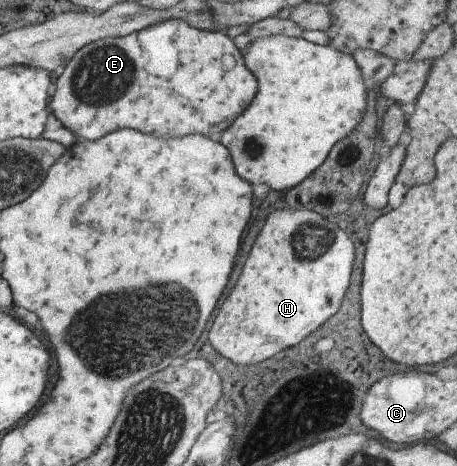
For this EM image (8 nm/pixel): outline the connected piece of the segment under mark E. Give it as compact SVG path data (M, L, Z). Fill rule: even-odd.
M169 18L144 27L135 33L128 33L118 38L101 38L78 49L64 65L63 72L57 77L55 91L51 95L51 101L48 101L48 109L53 117L56 117L57 121L64 125L66 130L76 135L79 140L96 140L103 137L105 133L109 133L113 129L121 129L121 127L131 127L131 129L135 129L139 133L153 133L157 137L171 137L171 135L173 137L183 137L183 135L189 135L189 133L215 135L215 133L227 129L233 123L233 119L251 103L257 87L258 83L255 83L255 77L245 69L239 51L234 46L232 39L229 39L225 33L215 30L200 30L183 20Z

